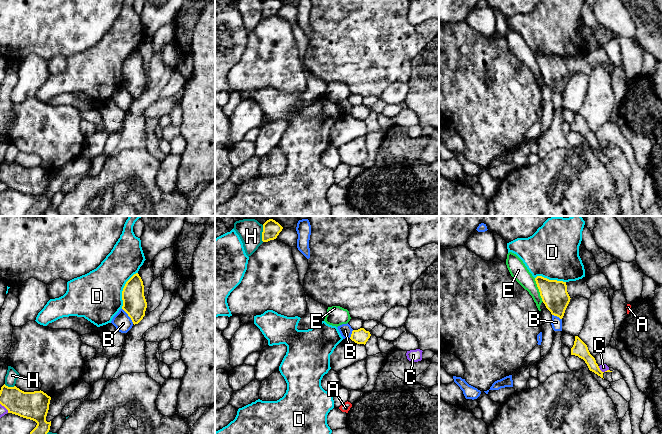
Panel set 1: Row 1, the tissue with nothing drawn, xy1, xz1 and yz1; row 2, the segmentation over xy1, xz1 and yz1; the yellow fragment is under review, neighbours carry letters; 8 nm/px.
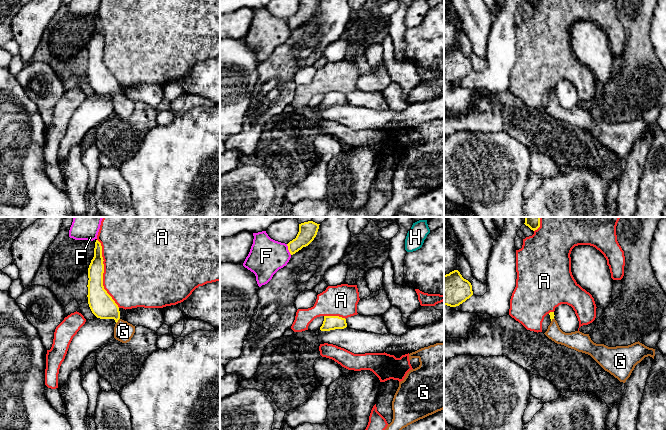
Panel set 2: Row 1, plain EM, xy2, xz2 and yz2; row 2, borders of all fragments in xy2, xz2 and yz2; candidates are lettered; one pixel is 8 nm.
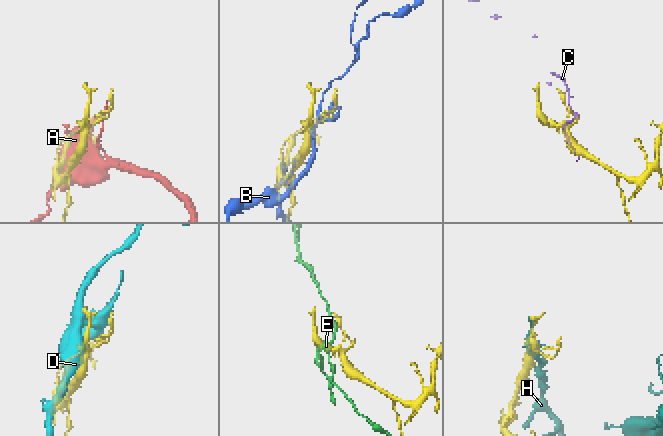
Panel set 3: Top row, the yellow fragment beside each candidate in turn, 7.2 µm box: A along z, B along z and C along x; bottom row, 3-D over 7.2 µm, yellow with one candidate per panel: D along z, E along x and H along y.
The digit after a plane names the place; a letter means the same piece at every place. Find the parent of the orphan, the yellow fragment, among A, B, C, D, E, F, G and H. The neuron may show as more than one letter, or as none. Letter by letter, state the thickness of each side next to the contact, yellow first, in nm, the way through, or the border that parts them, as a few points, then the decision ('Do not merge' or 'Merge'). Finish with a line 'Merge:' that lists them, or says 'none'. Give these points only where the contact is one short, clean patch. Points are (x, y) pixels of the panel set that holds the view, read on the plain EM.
A: Thickness 190 nm (yellow) against 500 nm. Do not merge
B: Thickness 190 nm (yellow) against 140 nm. Boundary: xy1 (122, 84), (133, 99). Do not merge
C: Thickness 110 nm (yellow) against 60 nm. Do not merge
D: Thickness 190 nm (yellow) against 400 nm. Do not merge
E: Thickness 220 nm (yellow) against 140 nm. Do not merge
F: Thickness 140 nm (yellow) against 280 nm. Do not merge
G: Thickness 200 nm (yellow) against 160 nm. Path across: xy2 (102, 81), (117, 97), (123, 107). Merge
H: Thickness 130 nm (yellow) against 180 nm. Do not merge
Merge: G

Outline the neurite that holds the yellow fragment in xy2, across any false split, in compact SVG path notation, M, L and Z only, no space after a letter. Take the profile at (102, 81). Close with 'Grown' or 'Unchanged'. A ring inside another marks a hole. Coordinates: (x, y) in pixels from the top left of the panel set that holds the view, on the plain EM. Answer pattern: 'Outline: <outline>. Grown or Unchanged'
Outline: M96 16L94 33L88 44L88 80L92 89L100 95L114 95L114 114L122 119L131 116L135 102L120 94L118 81L103 62L104 40L101 19Z. Grown

